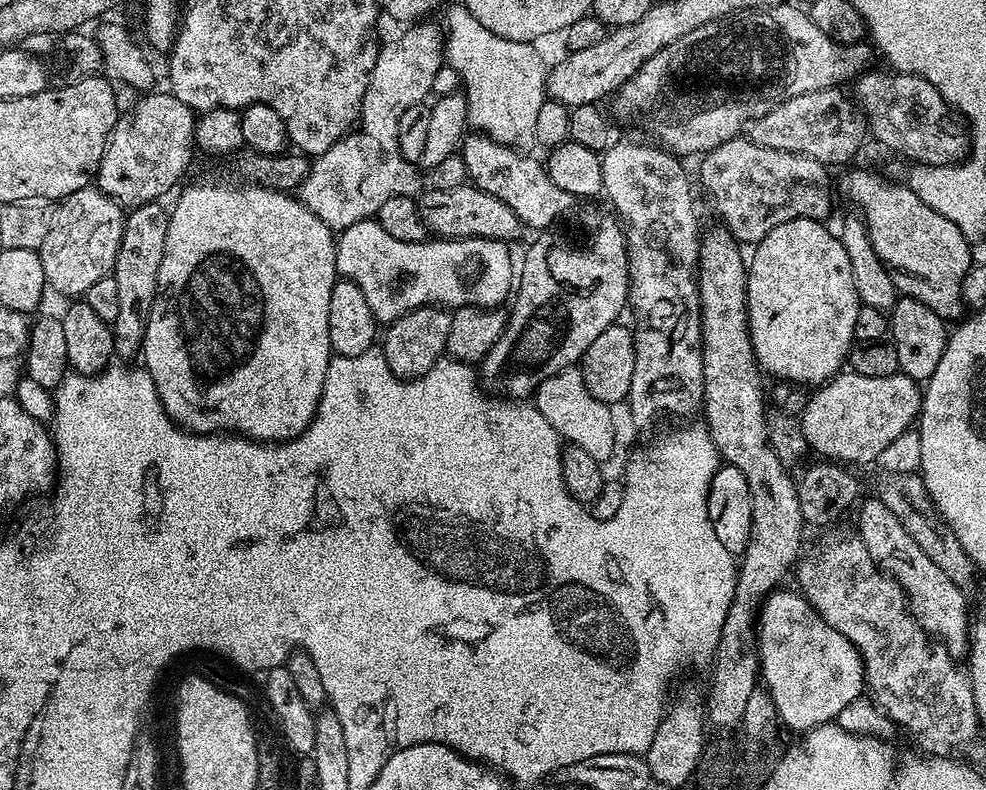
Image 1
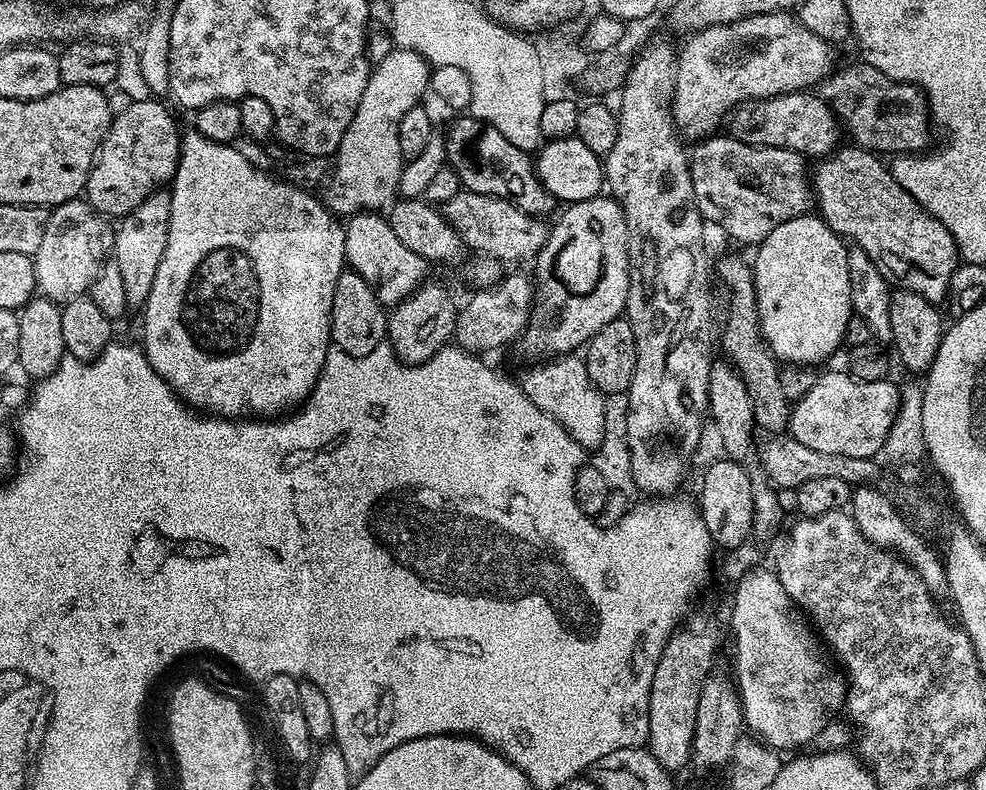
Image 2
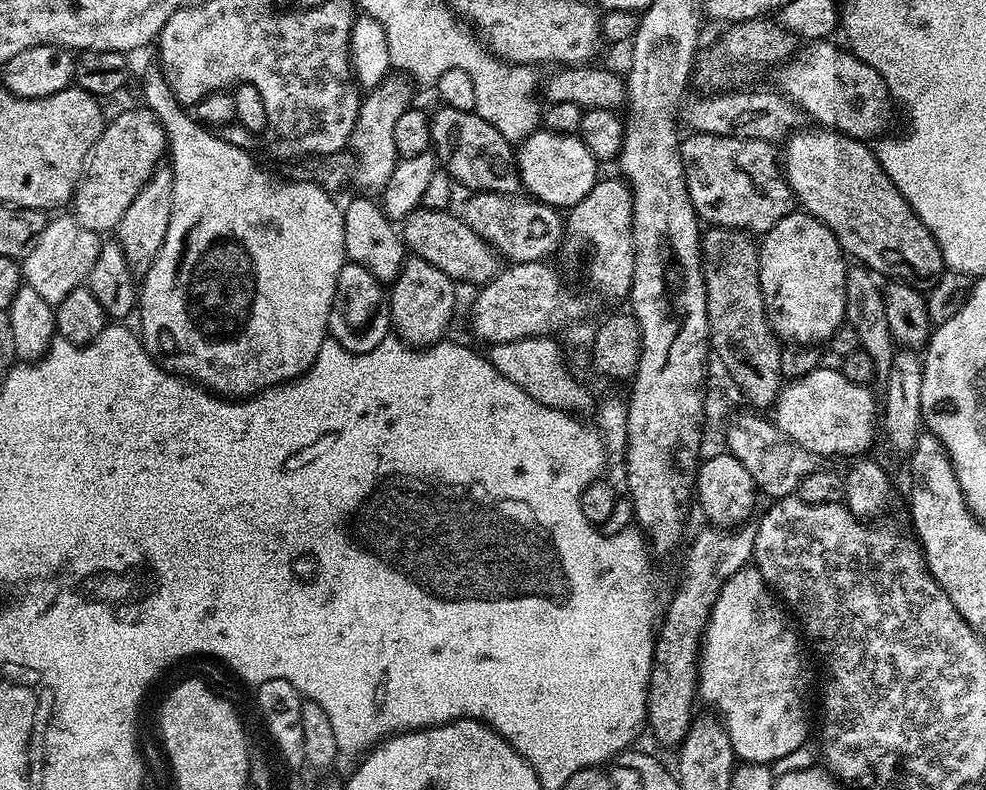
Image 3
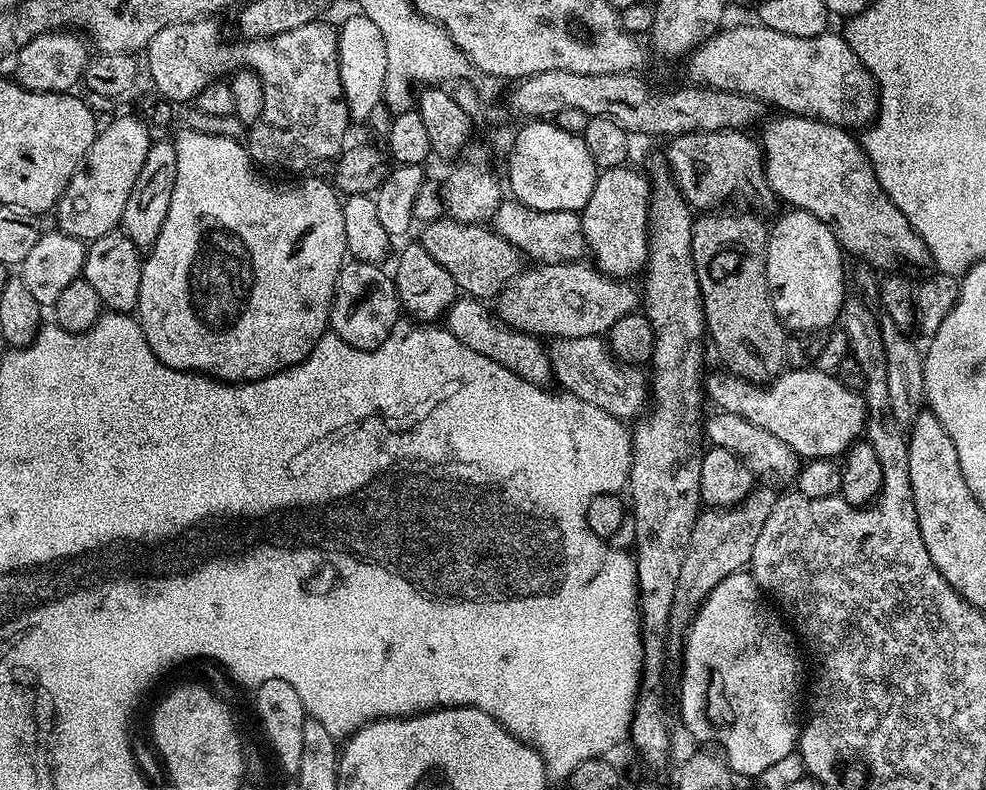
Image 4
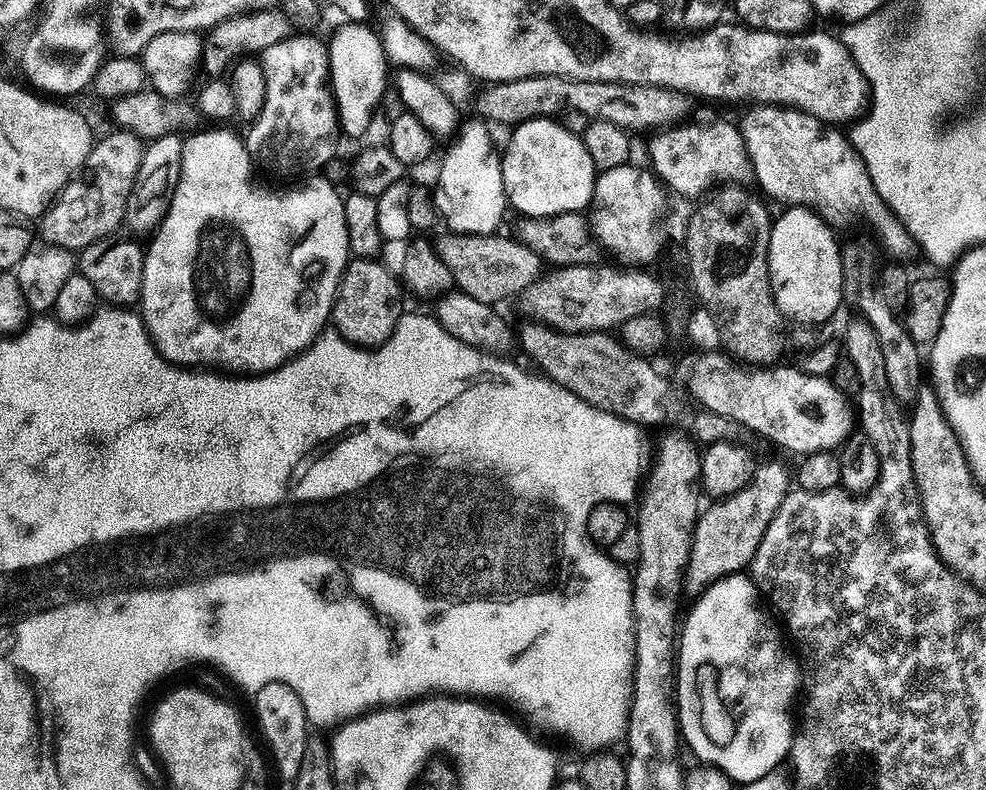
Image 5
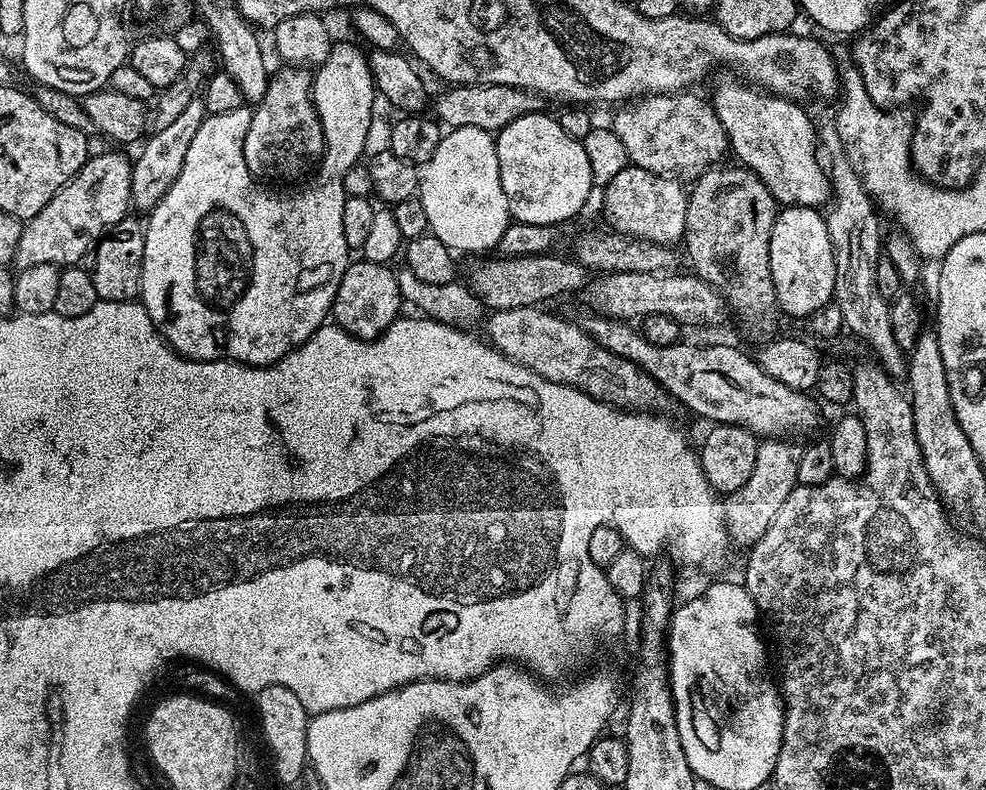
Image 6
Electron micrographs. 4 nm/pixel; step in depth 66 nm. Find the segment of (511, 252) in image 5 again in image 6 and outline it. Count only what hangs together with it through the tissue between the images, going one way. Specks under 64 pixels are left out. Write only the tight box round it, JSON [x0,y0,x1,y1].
[466,254,590,310]

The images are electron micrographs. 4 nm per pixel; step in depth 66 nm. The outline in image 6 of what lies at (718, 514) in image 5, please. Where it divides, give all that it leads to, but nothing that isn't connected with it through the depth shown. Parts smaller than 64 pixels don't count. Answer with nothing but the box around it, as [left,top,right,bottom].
[724,438,804,550]

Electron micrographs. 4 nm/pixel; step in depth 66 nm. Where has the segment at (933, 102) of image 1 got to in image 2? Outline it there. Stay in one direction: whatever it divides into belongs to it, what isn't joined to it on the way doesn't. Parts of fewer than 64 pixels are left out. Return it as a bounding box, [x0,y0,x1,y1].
[818,62,929,154]

